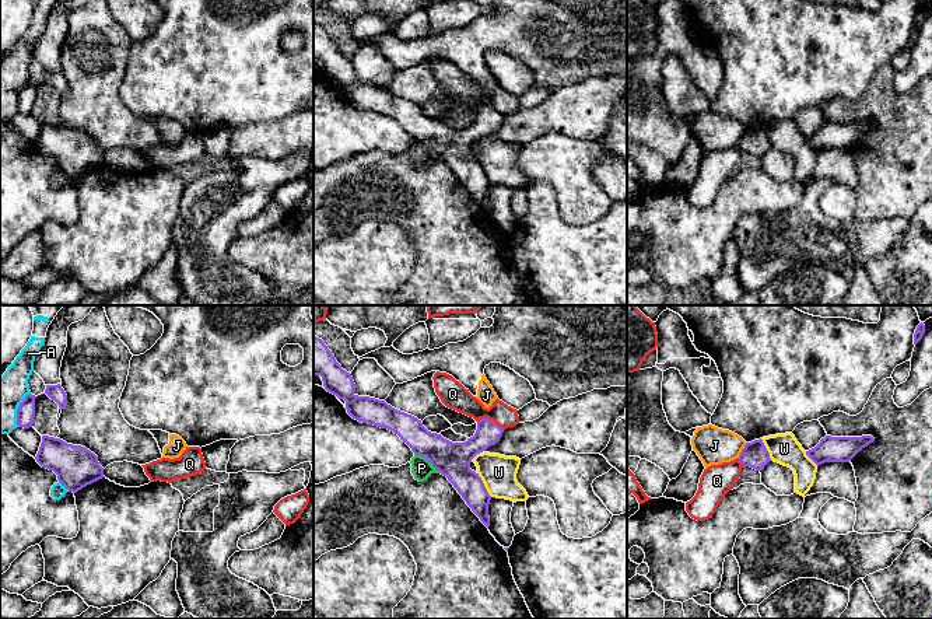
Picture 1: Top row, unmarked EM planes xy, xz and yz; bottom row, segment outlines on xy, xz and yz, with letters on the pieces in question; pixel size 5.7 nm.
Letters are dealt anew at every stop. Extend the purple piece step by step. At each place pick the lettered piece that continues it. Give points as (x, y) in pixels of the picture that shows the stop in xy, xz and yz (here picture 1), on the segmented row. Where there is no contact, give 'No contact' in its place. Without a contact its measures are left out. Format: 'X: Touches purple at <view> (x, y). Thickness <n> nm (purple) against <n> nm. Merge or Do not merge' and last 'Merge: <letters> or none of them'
A: Touches purple at xy (63, 485). Thickness 240 nm (purple) against 90 nm. Do not merge
J: Touches purple at yz (742, 450). Thickness 150 nm (purple) against 220 nm. Do not merge
P: Touches purple at xz (428, 460). Thickness 200 nm (purple) against 120 nm. Do not merge
Q: Touches purple at xz (491, 420). Thickness 140 nm (purple) against 150 nm. Do not merge
W: Touches purple at xz (483, 485). Thickness 200 nm (purple) against 200 nm. Do not merge
Merge: none of them

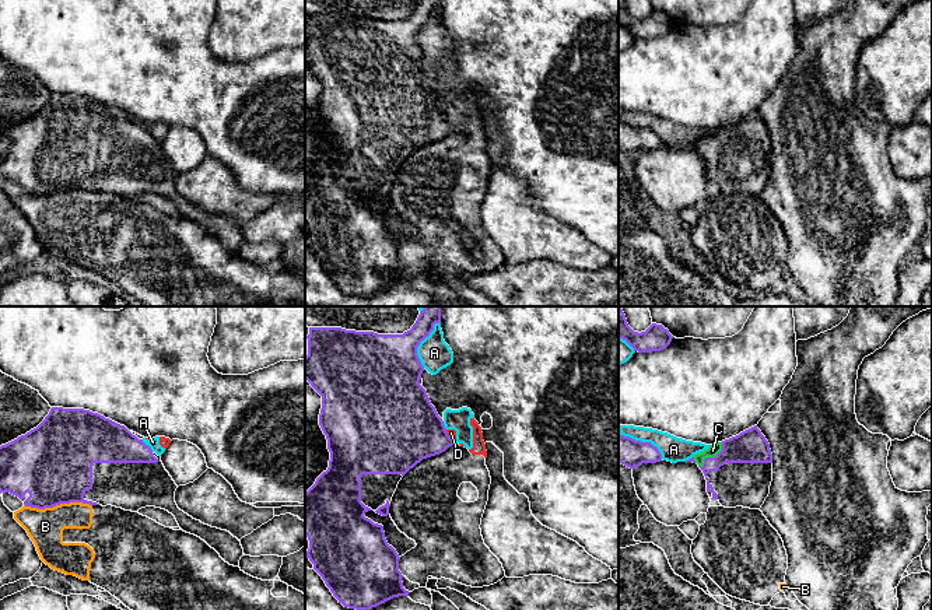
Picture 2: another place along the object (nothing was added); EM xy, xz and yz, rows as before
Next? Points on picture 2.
A: Touches purple at xz (420, 342). Thickness 400 nm (purple) against 180 nm. Do not merge
B: Touches purple at xy (58, 504). Thickness 440 nm (purple) against 200 nm. Do not merge
C: Touches purple at yz (712, 458). Thickness 190 nm (purple) against 70 nm. Merge
D: Touches purple at xz (448, 435). Thickness 400 nm (purple) against 50 nm. Do not merge
Merge: C

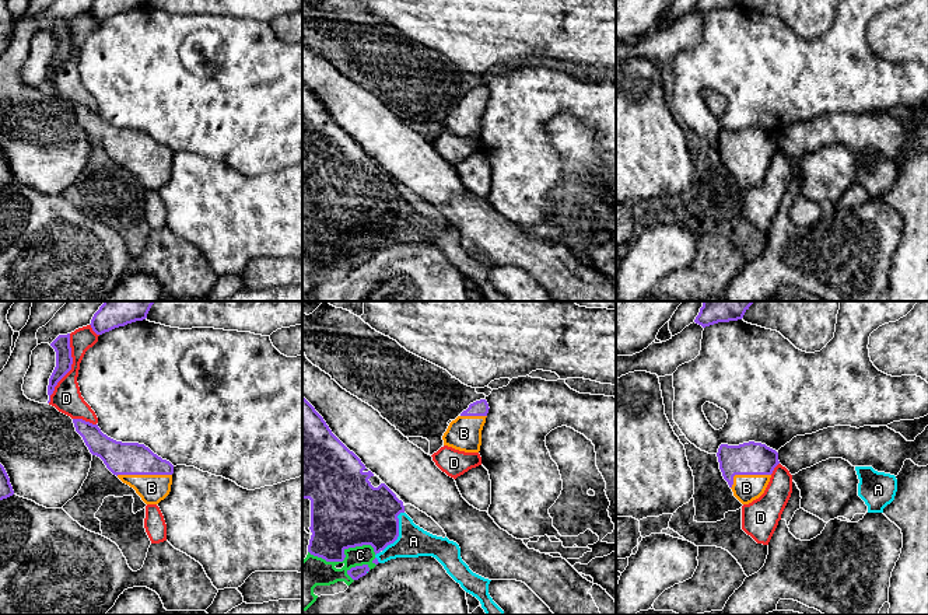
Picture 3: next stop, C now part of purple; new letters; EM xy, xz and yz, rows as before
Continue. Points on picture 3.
A: Touches purple at xz (398, 531). Thickness 360 nm (purple) against 180 nm. Merge
B: Touches purple at xy (143, 474). Thickness 190 nm (purple) against 160 nm. Merge
C: Touches purple at xz (345, 555). Thickness 420 nm (purple) against 170 nm. Do not merge
D: Touches purple at xy (70, 369). Thickness 100 nm (purple) against 170 nm. Do not merge
Merge: A, B

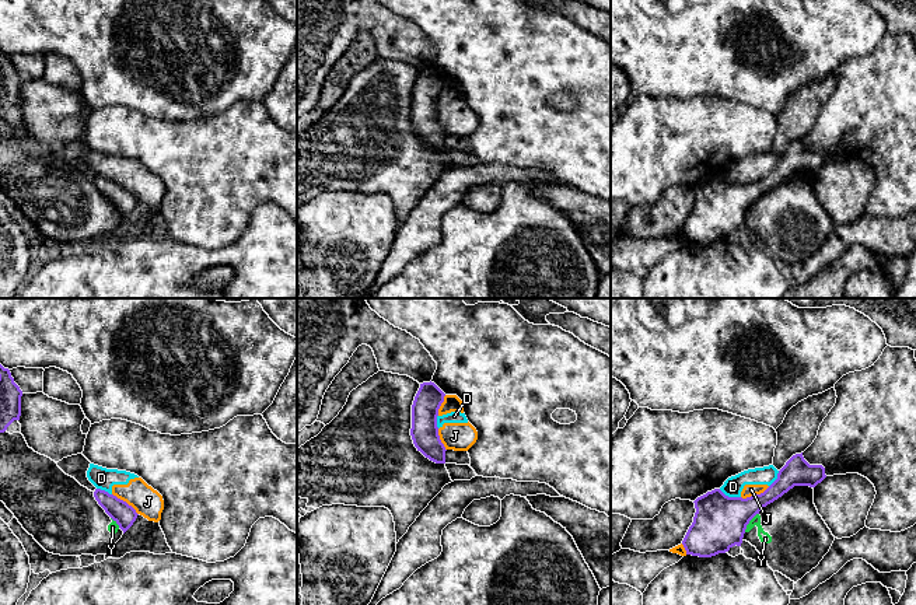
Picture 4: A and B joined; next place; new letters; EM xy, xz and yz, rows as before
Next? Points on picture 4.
D: Touches purple at yz (730, 497). Thickness 300 nm (purple) against 110 nm. Do not merge
J: Touches purple at yz (757, 495). Thickness 280 nm (purple) against 70 nm. Do not merge
Y: Touches purple at yz (748, 523). Thickness 300 nm (purple) against 60 nm. Do not merge
Merge: none of them

